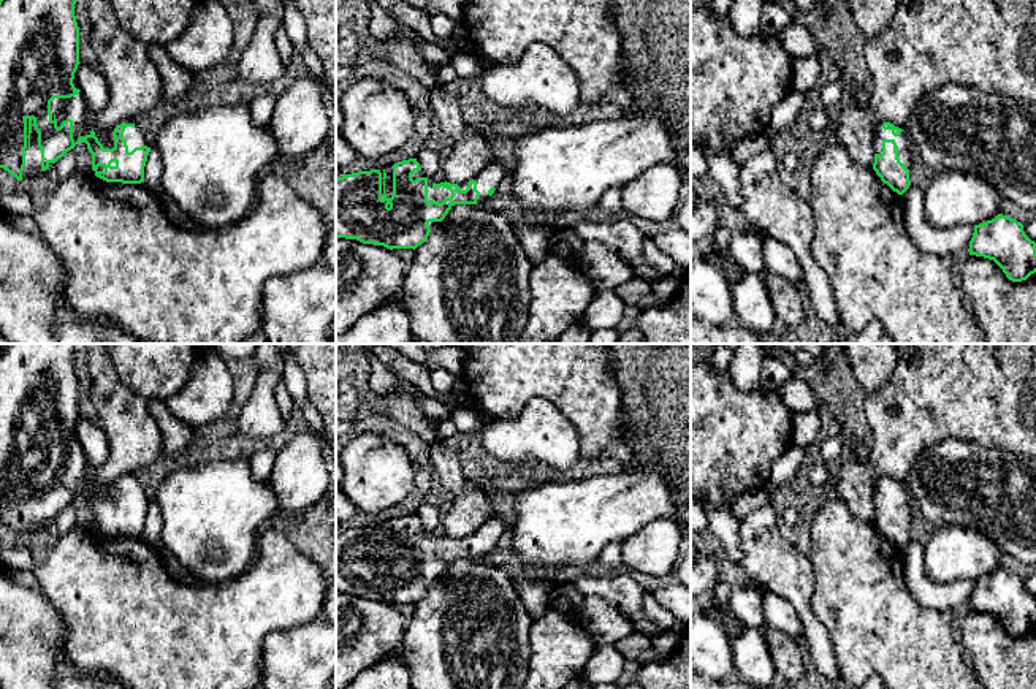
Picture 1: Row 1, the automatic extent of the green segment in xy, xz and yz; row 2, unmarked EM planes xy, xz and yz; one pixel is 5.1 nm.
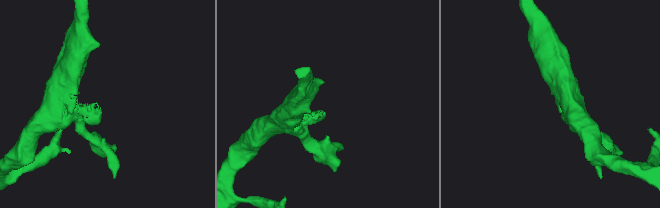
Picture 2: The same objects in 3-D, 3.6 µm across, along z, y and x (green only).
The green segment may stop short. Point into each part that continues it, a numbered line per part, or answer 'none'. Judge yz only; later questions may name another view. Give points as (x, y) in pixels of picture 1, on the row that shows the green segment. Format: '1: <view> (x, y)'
1: yz (903, 143)

